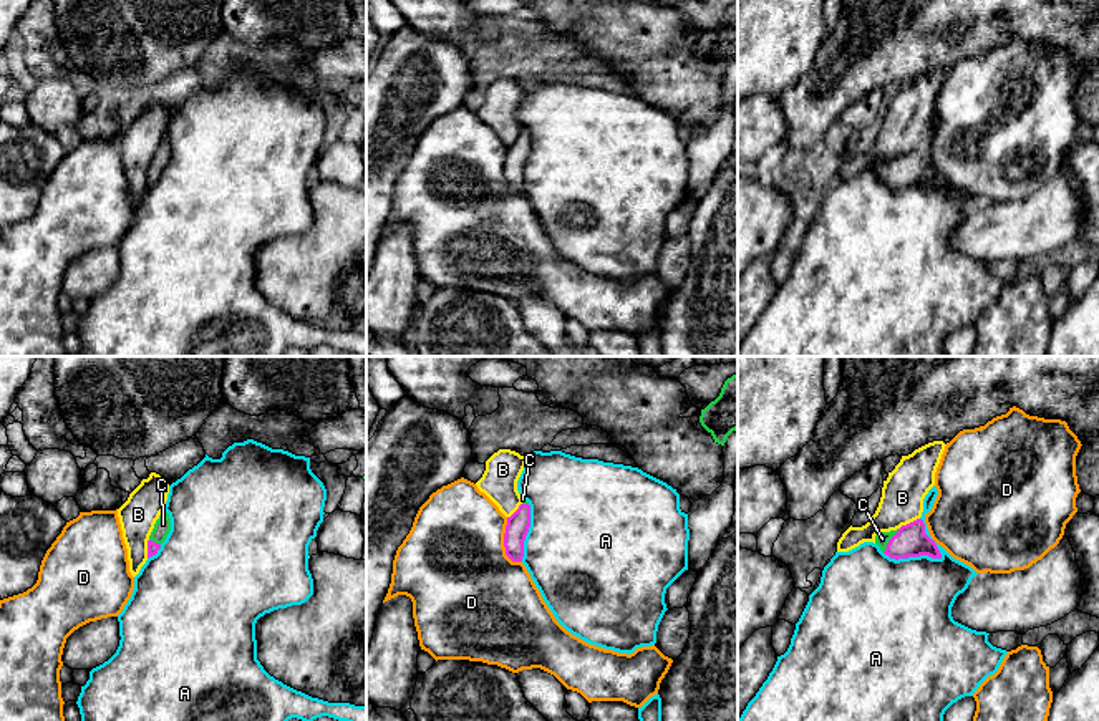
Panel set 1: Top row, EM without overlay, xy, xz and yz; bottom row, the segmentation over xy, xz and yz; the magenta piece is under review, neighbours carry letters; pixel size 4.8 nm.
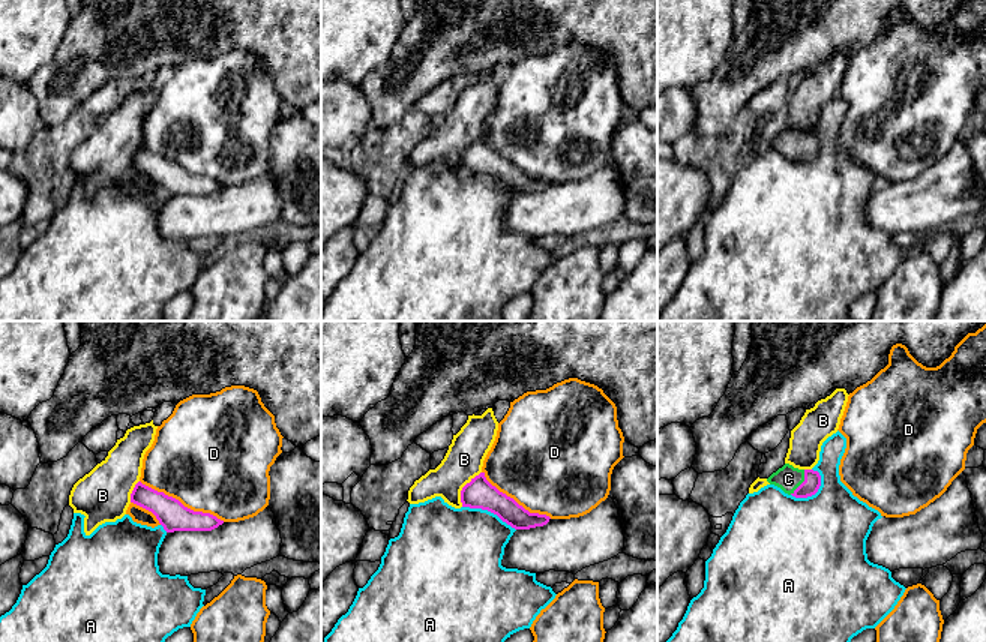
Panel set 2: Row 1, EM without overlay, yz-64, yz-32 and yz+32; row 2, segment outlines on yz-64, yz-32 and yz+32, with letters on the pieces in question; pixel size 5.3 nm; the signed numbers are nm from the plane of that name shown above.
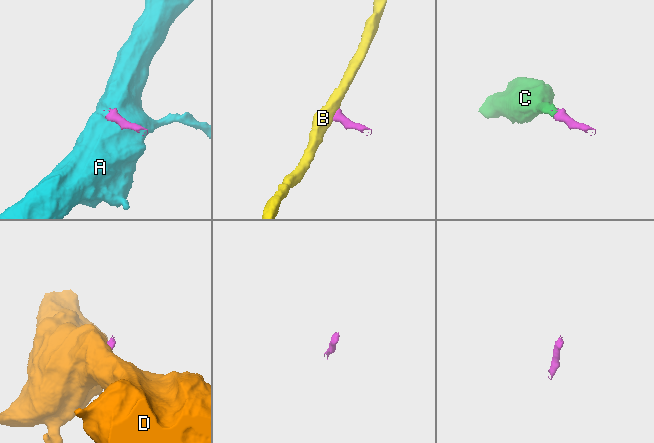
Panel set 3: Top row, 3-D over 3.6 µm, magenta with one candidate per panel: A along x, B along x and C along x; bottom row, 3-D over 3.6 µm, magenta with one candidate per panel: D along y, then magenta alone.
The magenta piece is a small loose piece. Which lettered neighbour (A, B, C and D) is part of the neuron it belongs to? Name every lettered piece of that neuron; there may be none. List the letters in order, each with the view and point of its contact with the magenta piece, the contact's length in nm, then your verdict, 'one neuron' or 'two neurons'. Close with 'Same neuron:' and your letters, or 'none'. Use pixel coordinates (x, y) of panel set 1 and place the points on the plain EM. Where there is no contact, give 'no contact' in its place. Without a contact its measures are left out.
A: contact yz (912, 184); length 300 nm; two neurons
B: contact yz (910, 151); length 120 nm; two neurons
C: contact yz (889, 169); length 140 nm; one neuron
D: contact xz (504, 173); length 240 nm; two neurons
Same neuron: C

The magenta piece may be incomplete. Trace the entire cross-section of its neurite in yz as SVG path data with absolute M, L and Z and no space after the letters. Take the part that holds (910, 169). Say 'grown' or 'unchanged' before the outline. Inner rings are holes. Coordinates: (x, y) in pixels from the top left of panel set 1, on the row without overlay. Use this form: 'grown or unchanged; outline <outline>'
grown; outline M917 148L897 159L880 161L875 164L875 172L890 187L908 187L928 184L932 187L942 187L942 182L927 162L922 148Z

